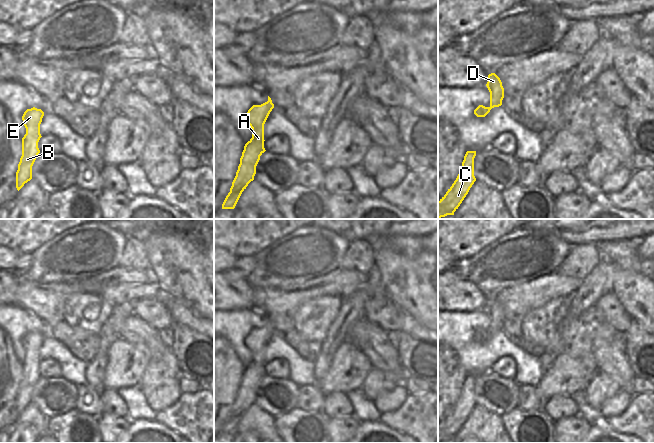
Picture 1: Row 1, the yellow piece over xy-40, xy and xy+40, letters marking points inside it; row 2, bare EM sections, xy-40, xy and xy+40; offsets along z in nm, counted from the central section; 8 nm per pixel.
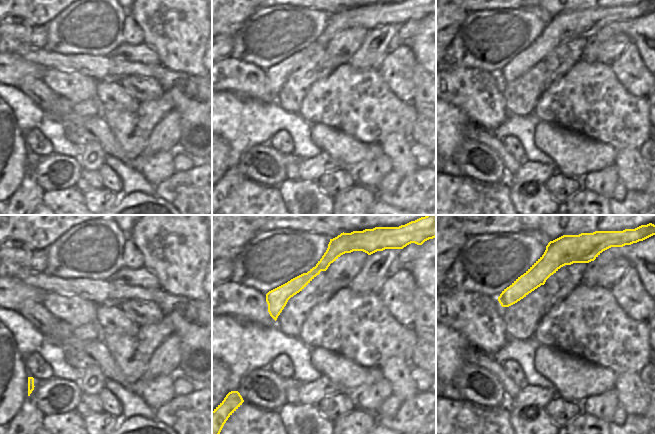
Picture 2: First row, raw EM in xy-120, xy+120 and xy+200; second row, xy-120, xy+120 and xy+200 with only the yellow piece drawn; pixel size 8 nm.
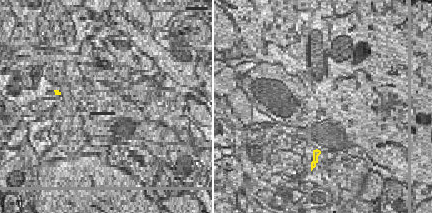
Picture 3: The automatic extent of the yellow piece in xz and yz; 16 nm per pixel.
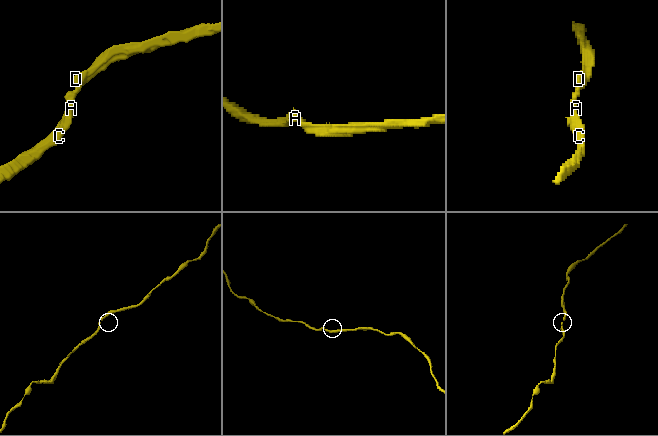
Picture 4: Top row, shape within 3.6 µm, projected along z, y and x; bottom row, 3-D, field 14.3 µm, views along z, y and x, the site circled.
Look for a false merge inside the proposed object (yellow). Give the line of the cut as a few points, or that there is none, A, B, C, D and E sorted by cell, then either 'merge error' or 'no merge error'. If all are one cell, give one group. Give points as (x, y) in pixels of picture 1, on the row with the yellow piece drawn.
no cut; A B C D E; no merge error

